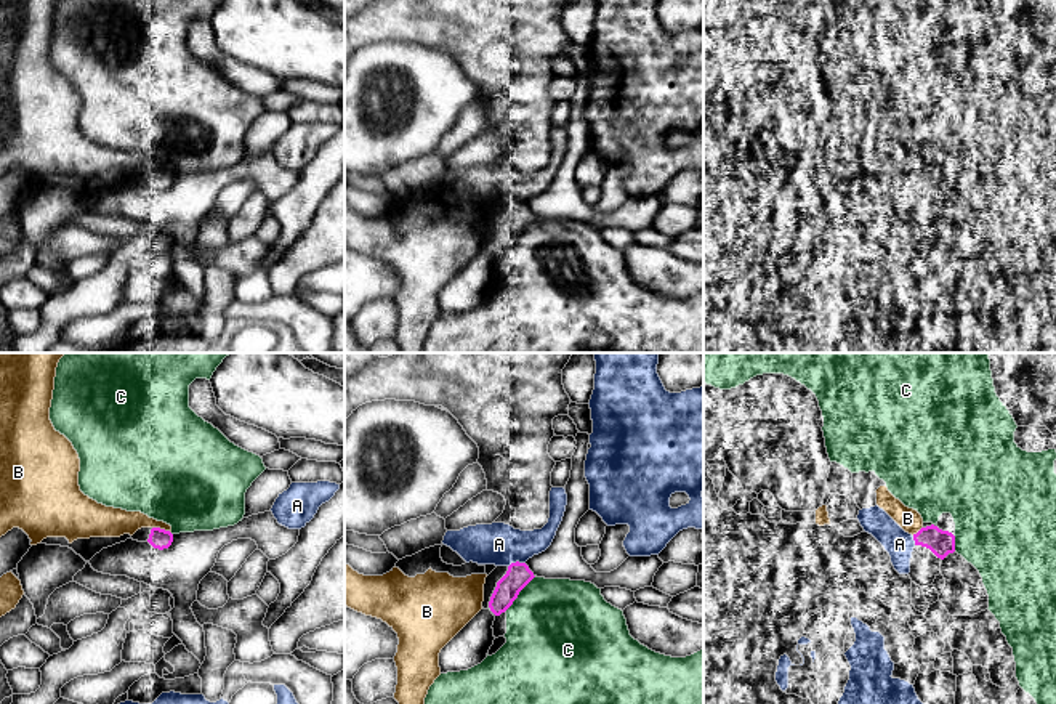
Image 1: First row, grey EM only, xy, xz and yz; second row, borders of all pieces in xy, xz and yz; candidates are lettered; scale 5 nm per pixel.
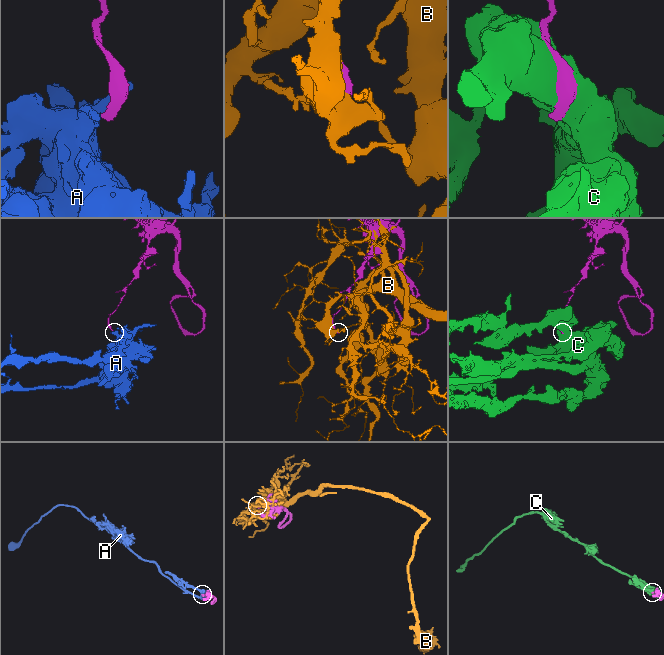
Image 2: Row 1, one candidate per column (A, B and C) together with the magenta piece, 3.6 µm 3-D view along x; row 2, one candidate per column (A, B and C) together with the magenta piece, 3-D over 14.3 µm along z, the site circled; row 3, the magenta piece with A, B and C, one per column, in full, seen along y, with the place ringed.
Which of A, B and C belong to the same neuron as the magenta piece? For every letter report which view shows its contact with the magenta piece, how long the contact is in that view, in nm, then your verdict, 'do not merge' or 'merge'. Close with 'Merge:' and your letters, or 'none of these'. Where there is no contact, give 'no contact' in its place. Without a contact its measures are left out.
A: contact in xz; length 90 nm; do not merge
B: contact in xy; length 100 nm; do not merge
C: contact in xz; length 240 nm; do not merge
Merge: none of these

